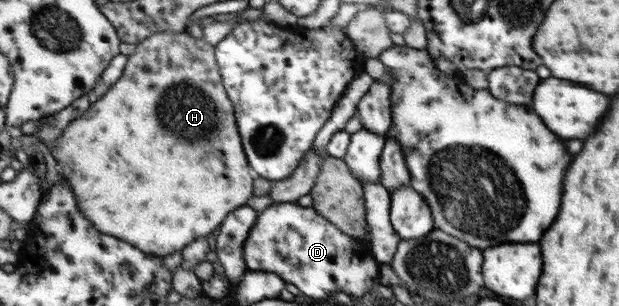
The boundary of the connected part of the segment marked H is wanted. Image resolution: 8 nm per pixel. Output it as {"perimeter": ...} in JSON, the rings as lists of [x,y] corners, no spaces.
{"perimeter":[[[197,32],[154,33],[153,36],[136,44],[134,53],[126,56],[124,70],[118,81],[90,105],[80,117],[71,121],[68,127],[62,130],[58,140],[54,140],[50,148],[46,148],[46,154],[50,154],[56,161],[56,168],[66,183],[74,189],[74,197],[78,197],[78,209],[82,209],[82,215],[92,223],[96,231],[112,235],[112,237],[122,237],[122,241],[130,241],[130,245],[134,245],[136,249],[151,253],[153,256],[166,257],[174,251],[180,252],[193,239],[212,233],[218,225],[221,225],[220,221],[224,221],[233,209],[246,203],[246,199],[253,194],[254,174],[246,161],[239,133],[236,131],[232,102],[228,99],[221,83],[216,51]]]}

